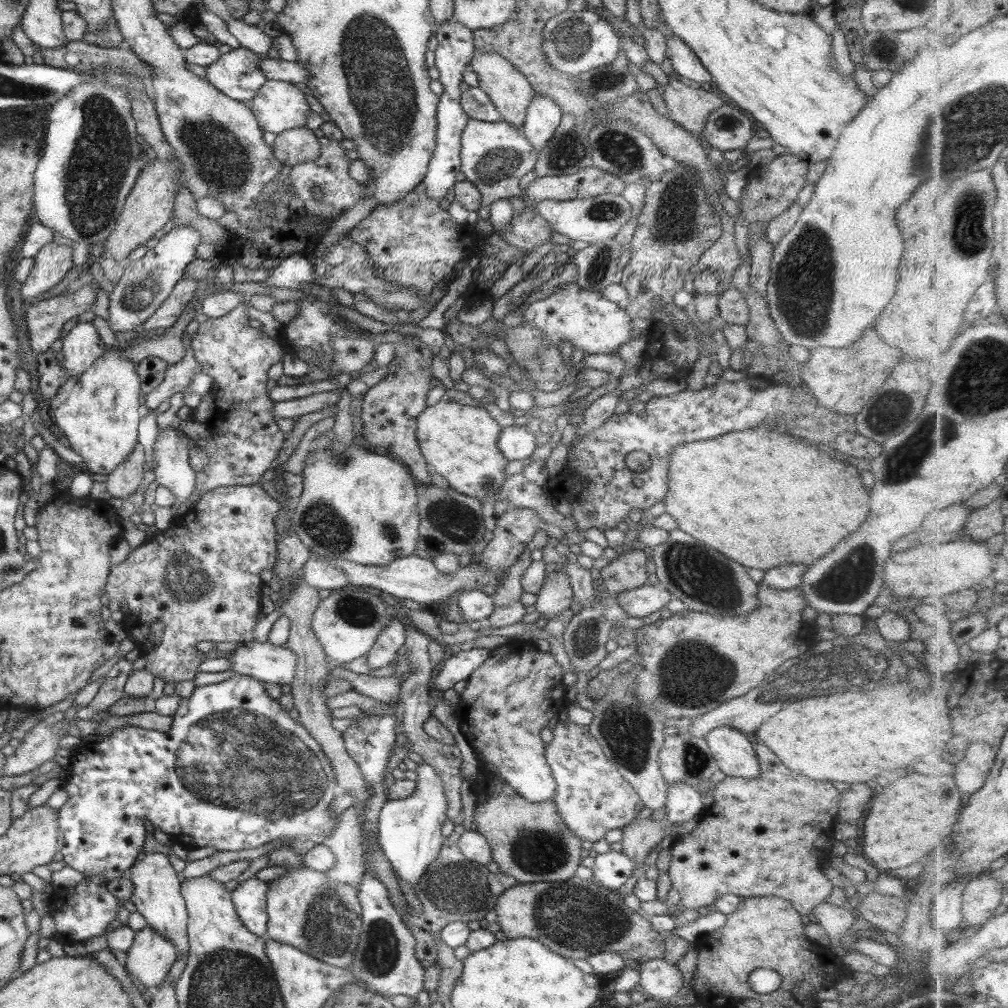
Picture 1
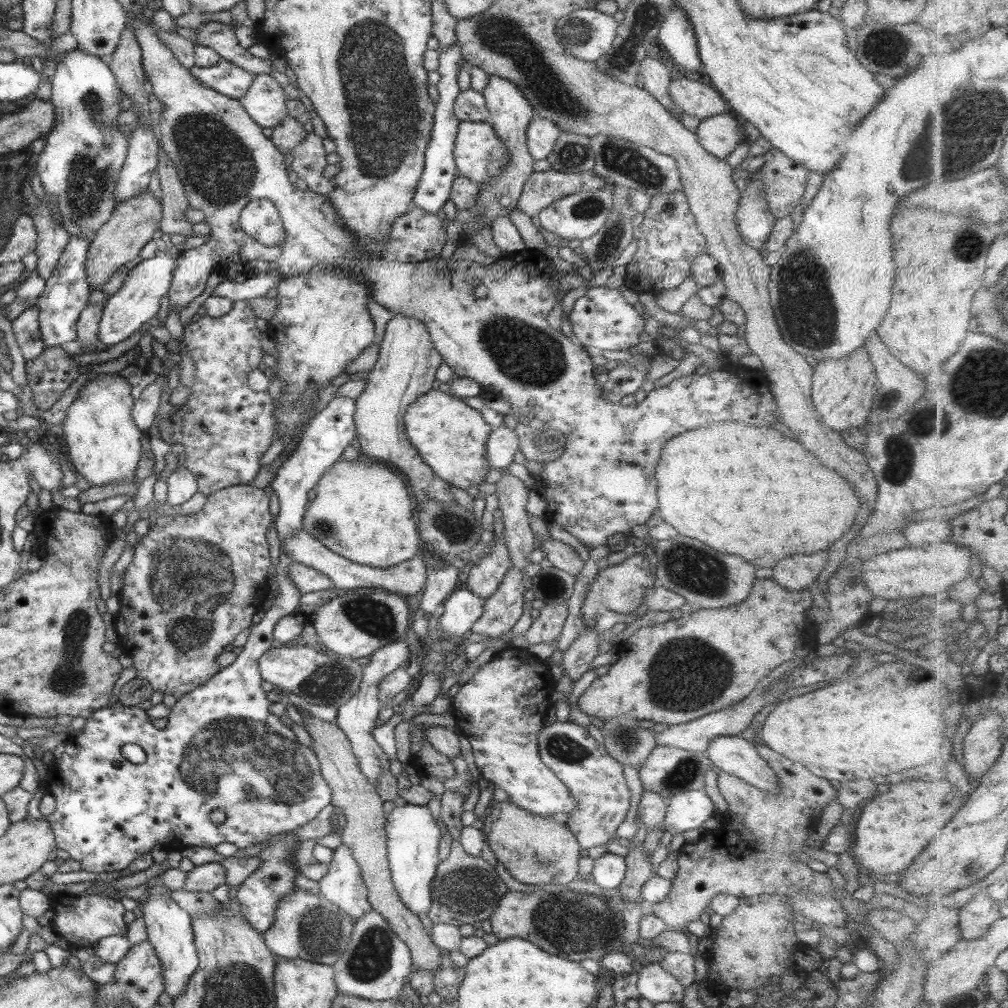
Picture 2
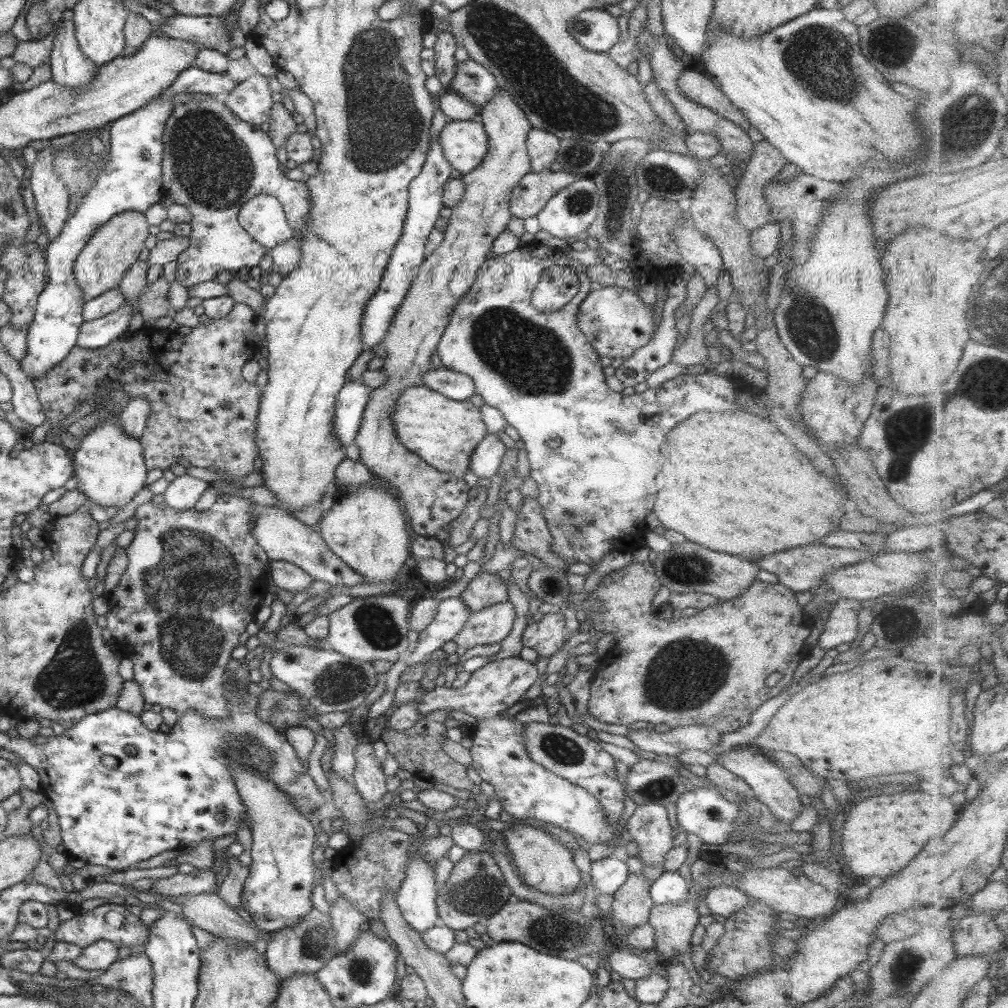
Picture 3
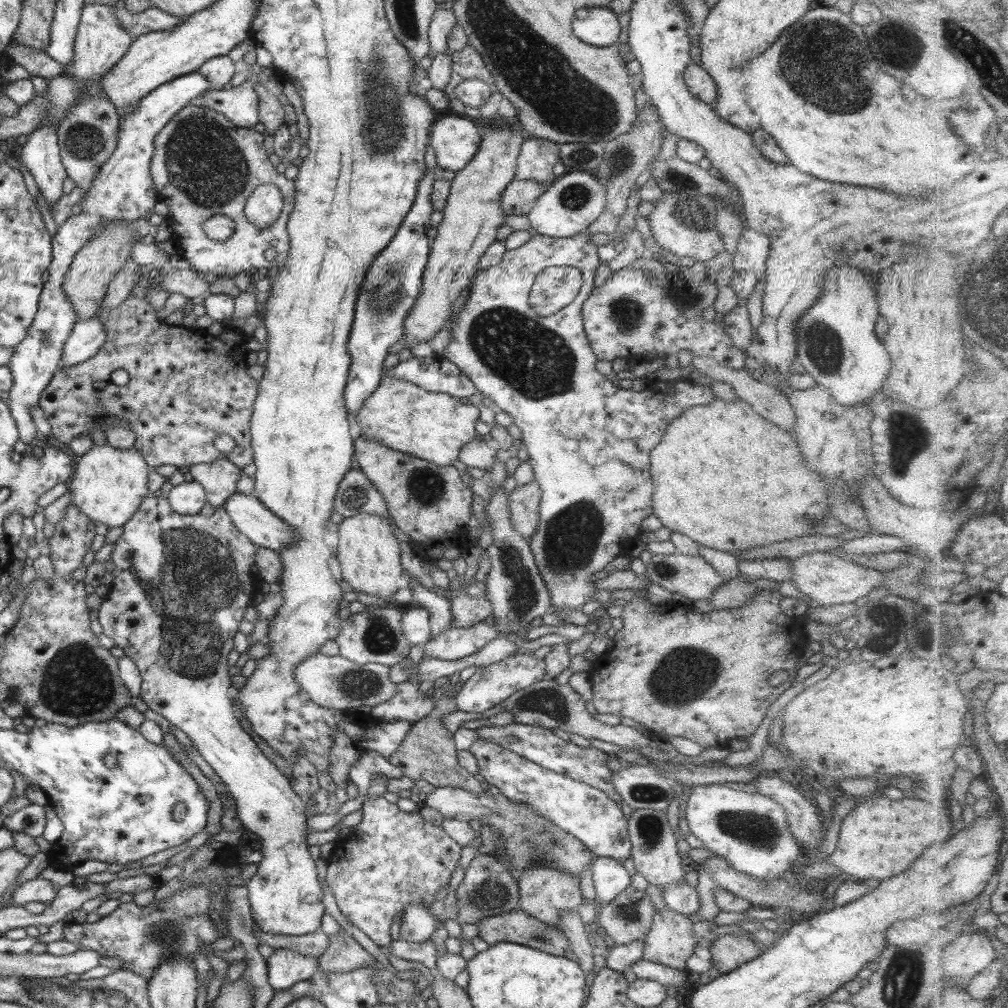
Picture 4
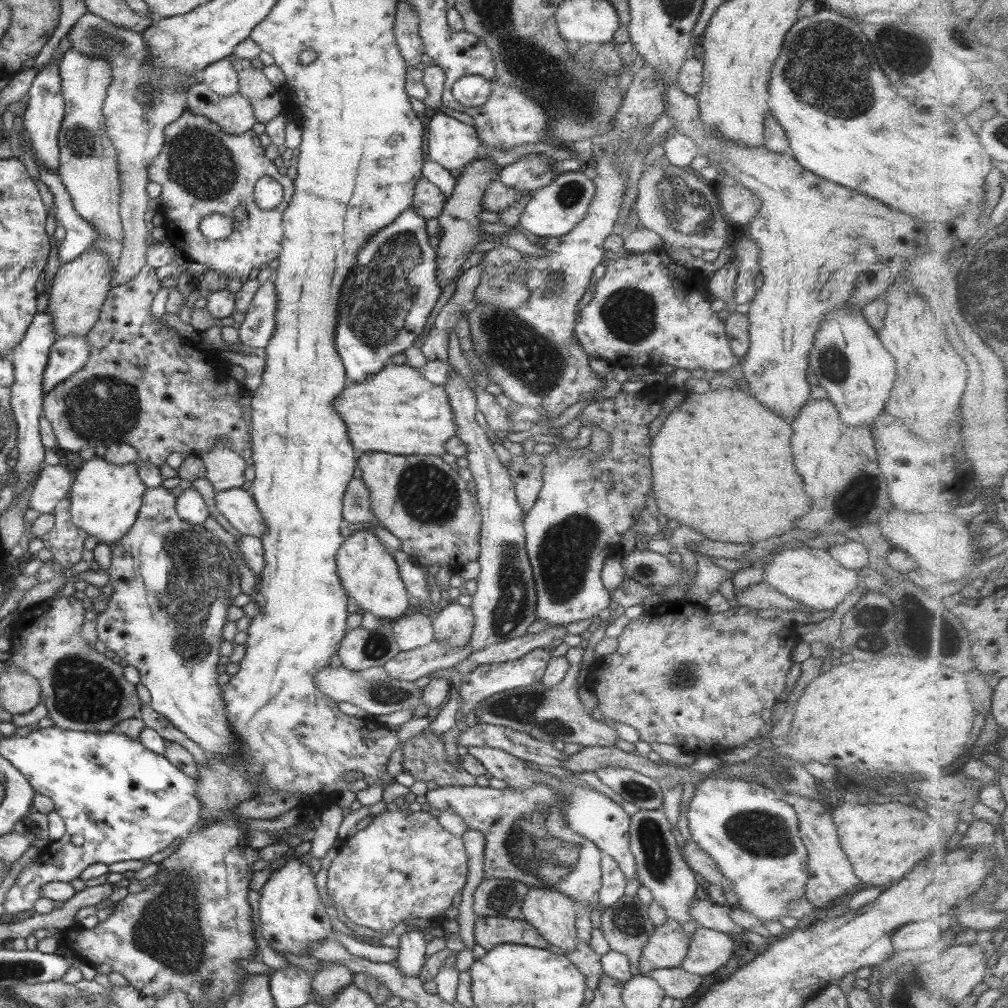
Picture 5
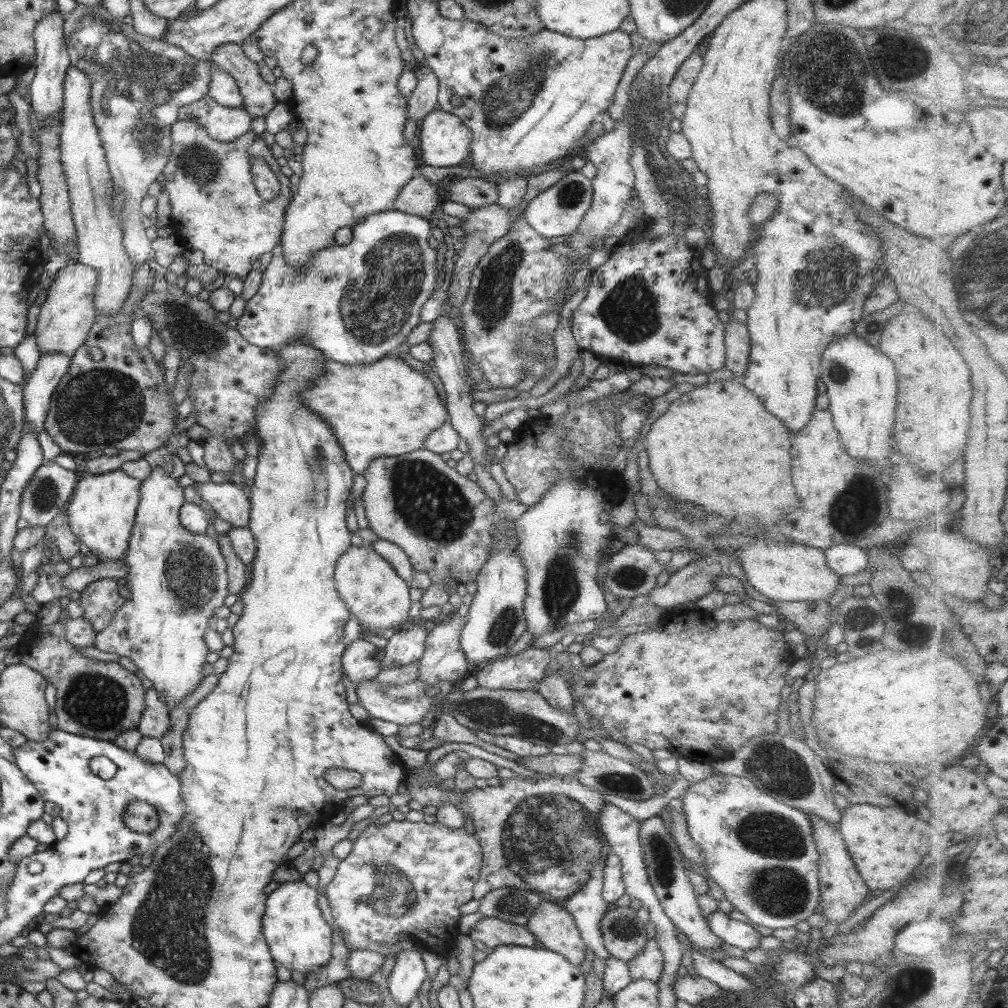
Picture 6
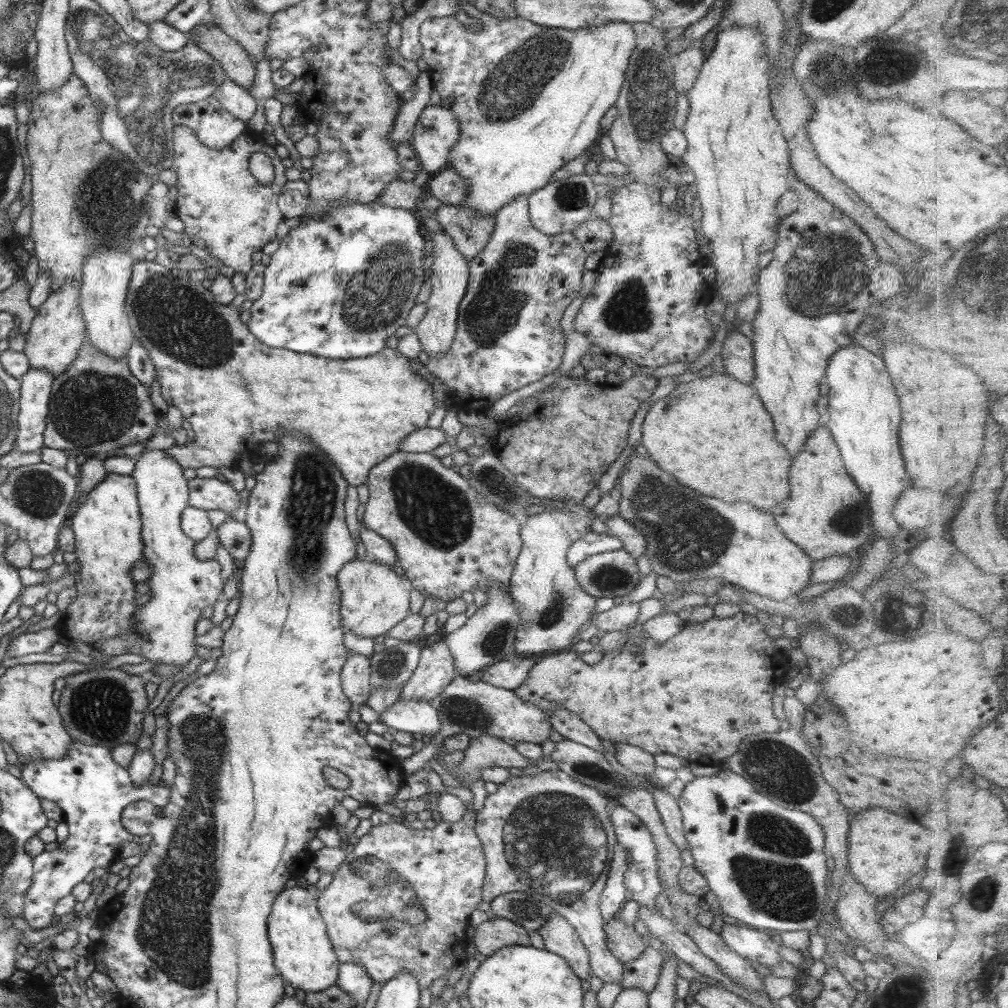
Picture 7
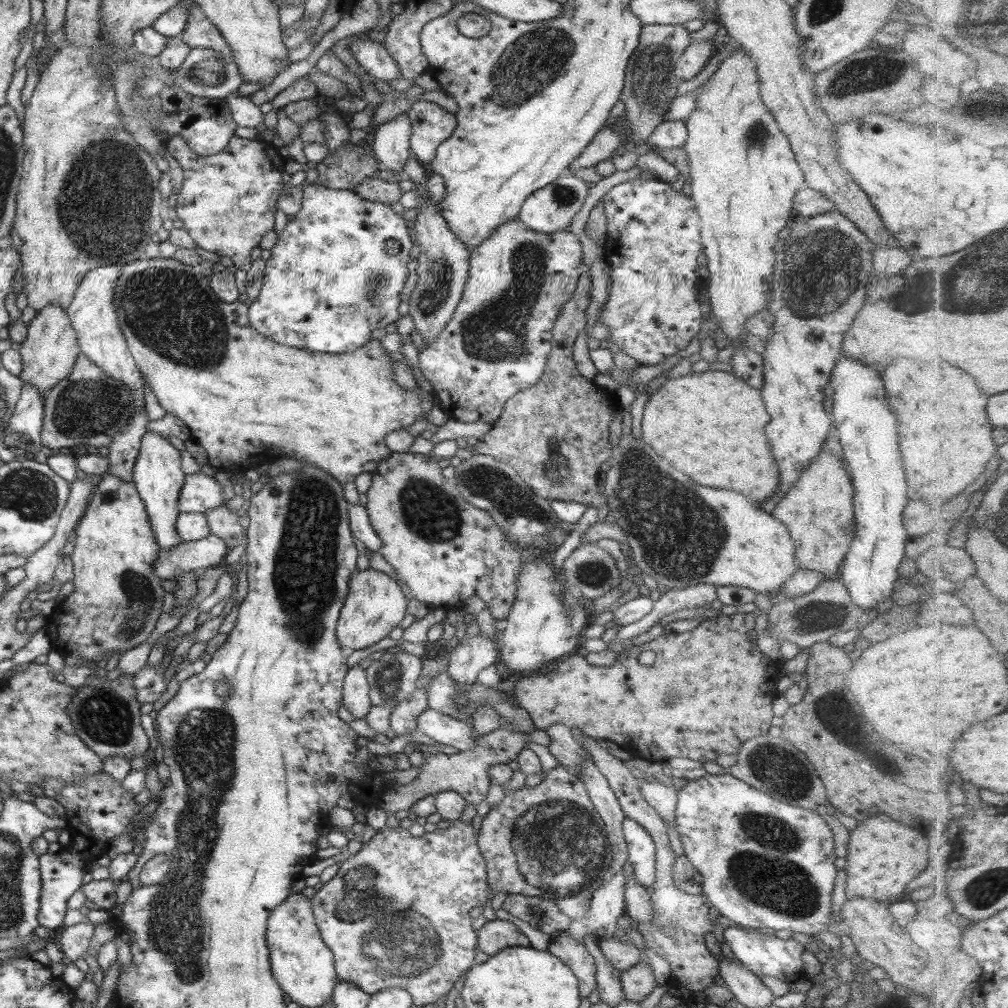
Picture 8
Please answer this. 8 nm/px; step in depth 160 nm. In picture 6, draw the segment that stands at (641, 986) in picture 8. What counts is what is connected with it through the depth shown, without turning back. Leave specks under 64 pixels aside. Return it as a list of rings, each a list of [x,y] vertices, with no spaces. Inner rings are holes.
[[[652,937],[645,943],[643,950],[626,963],[632,980],[645,979],[656,983],[663,970],[663,961],[658,942]]]

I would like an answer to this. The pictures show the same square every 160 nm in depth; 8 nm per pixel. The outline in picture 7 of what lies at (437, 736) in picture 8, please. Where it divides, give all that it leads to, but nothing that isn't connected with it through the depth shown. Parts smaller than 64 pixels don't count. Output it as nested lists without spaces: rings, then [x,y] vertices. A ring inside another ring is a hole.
[[[398,699],[381,712],[379,720],[391,731],[401,730],[411,734],[417,732],[425,738],[436,735],[442,727],[437,712],[423,700]]]

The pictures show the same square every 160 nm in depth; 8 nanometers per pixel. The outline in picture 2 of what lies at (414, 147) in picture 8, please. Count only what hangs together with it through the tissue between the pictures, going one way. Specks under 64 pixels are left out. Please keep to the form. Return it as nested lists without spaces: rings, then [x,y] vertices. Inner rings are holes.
[[[459,121],[453,151],[453,162],[459,176],[467,178],[477,186],[489,183],[491,177],[499,175],[499,171],[507,165],[507,152],[506,146],[499,140],[487,121]]]

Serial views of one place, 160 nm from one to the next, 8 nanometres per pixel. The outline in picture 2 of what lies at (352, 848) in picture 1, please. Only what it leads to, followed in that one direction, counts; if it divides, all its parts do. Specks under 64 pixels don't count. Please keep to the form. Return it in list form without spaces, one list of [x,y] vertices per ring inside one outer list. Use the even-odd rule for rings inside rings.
[[[343,843],[339,844],[332,850],[332,857],[327,865],[325,874],[317,881],[318,892],[329,902],[337,905],[340,911],[347,913],[351,918],[351,924],[354,924],[371,908],[366,899],[366,888],[360,875],[360,868],[352,857],[351,849]]]

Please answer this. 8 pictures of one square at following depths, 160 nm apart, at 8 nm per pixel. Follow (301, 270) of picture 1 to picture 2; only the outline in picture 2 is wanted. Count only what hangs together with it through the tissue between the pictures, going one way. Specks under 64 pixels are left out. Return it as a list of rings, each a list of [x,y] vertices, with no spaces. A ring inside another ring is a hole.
[[[264,271],[253,275],[242,282],[227,280],[220,282],[213,290],[212,296],[227,298],[227,300],[249,301],[264,295],[276,288],[278,281],[283,276],[277,271]]]

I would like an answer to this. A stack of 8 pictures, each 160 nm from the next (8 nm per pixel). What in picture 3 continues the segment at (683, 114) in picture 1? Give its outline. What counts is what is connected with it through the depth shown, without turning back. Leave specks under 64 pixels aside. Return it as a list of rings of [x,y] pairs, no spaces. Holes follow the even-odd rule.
[[[692,67],[680,72],[676,85],[678,91],[691,102],[707,107],[713,112],[734,122],[746,133],[750,129],[747,119],[729,102],[718,89],[718,85],[706,74],[694,71]]]

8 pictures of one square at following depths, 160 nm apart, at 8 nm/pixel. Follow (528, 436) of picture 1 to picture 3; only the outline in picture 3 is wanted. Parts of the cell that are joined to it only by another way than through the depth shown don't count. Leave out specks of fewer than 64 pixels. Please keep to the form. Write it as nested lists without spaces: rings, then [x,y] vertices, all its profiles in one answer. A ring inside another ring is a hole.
[[[487,434],[471,455],[469,470],[477,478],[491,478],[498,471],[505,451],[496,434]]]

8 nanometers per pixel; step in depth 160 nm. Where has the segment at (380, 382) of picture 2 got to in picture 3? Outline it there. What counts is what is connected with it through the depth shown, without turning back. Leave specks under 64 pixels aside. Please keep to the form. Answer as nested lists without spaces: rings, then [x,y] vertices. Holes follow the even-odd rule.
[[[497,89],[495,96],[486,102],[477,114],[478,121],[483,125],[487,135],[487,153],[479,166],[471,170],[467,175],[461,176],[463,182],[463,197],[459,203],[451,208],[451,216],[447,219],[447,227],[443,231],[443,238],[439,246],[426,256],[418,266],[418,275],[409,281],[405,298],[401,300],[399,308],[391,317],[385,336],[382,338],[381,347],[384,347],[386,357],[383,359],[380,371],[384,374],[384,383],[376,389],[372,389],[365,403],[359,430],[354,439],[354,445],[359,449],[358,460],[363,463],[375,475],[377,480],[384,483],[389,492],[401,502],[404,518],[407,520],[409,530],[413,536],[434,536],[438,530],[453,520],[460,510],[463,510],[467,502],[467,491],[470,489],[463,479],[455,478],[450,474],[439,472],[431,468],[422,458],[403,448],[395,436],[394,426],[390,416],[396,398],[399,398],[402,390],[409,386],[423,385],[422,374],[425,374],[431,366],[431,354],[436,352],[436,346],[443,334],[447,317],[455,310],[455,304],[469,291],[471,283],[479,265],[486,259],[485,254],[490,251],[493,240],[509,223],[510,199],[513,188],[519,183],[524,175],[530,173],[531,164],[526,149],[526,134],[531,130],[528,118],[517,106],[516,102],[503,89]]]

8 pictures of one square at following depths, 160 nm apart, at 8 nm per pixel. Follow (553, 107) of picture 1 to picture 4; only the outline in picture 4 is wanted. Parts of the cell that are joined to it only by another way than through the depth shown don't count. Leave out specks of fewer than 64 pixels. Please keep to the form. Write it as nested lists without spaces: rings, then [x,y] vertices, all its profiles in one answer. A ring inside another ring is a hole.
[[[525,137],[517,157],[517,169],[513,180],[533,180],[552,184],[556,180],[552,168],[555,163],[559,163],[559,149],[557,143]]]

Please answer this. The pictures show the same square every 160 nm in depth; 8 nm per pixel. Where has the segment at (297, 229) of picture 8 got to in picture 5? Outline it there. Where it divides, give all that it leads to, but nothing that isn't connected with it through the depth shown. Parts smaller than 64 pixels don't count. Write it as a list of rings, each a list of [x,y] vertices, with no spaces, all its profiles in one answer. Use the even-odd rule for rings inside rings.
[[[411,209],[403,211],[393,223],[367,239],[367,243],[363,243],[363,247],[356,254],[355,264],[344,278],[344,286],[339,291],[337,303],[334,345],[343,363],[347,381],[363,382],[371,378],[390,361],[391,356],[402,353],[418,338],[440,295],[435,280],[435,259],[436,252],[429,246],[425,220]],[[272,277],[260,285],[244,313],[244,321],[236,325],[238,343],[242,346],[263,348],[274,327],[275,287]]]

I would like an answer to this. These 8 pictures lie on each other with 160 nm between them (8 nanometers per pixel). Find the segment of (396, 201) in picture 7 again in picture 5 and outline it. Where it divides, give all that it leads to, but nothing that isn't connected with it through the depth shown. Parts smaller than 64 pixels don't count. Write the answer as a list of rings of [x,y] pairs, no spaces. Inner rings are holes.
[[[421,178],[413,189],[413,199],[409,209],[424,220],[435,219],[441,214],[445,202],[445,196],[431,182]]]

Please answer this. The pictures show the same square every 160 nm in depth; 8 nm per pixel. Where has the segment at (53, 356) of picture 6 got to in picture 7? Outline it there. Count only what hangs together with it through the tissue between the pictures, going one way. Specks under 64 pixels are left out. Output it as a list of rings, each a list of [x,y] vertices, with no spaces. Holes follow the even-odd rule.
[[[47,369],[29,370],[19,379],[21,397],[18,410],[18,437],[15,449],[21,452],[39,451],[50,401],[50,390],[54,376]]]

